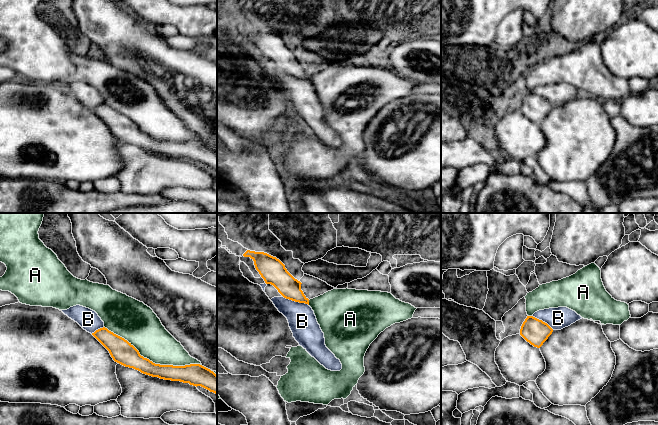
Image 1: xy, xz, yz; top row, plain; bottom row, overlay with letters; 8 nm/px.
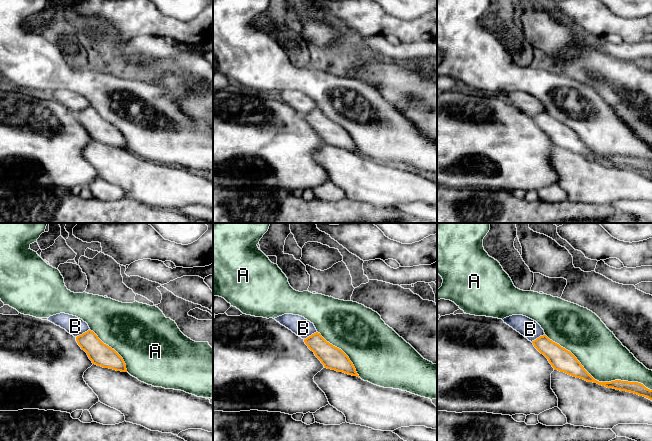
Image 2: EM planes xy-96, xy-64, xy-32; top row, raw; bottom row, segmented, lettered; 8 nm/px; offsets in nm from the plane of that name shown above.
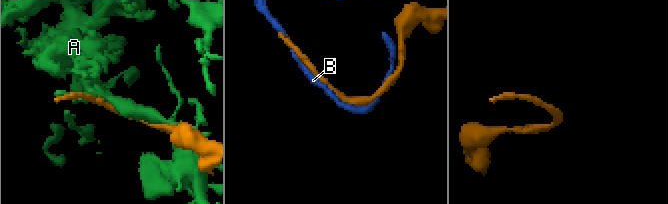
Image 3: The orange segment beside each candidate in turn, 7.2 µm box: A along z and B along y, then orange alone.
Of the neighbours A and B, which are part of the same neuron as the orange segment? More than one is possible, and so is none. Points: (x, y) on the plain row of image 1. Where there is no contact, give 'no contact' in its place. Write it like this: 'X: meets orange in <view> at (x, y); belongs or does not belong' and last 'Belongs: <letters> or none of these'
A: meets orange in xy at (151, 137); does not belong
B: meets orange in xz at (296, 77); belongs
Belongs: B

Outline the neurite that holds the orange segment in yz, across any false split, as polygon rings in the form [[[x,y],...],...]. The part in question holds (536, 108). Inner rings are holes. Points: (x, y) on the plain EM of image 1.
[[[567,83],[539,86],[527,92],[520,111],[534,123],[540,124],[554,106],[561,106],[580,95],[580,91]]]

